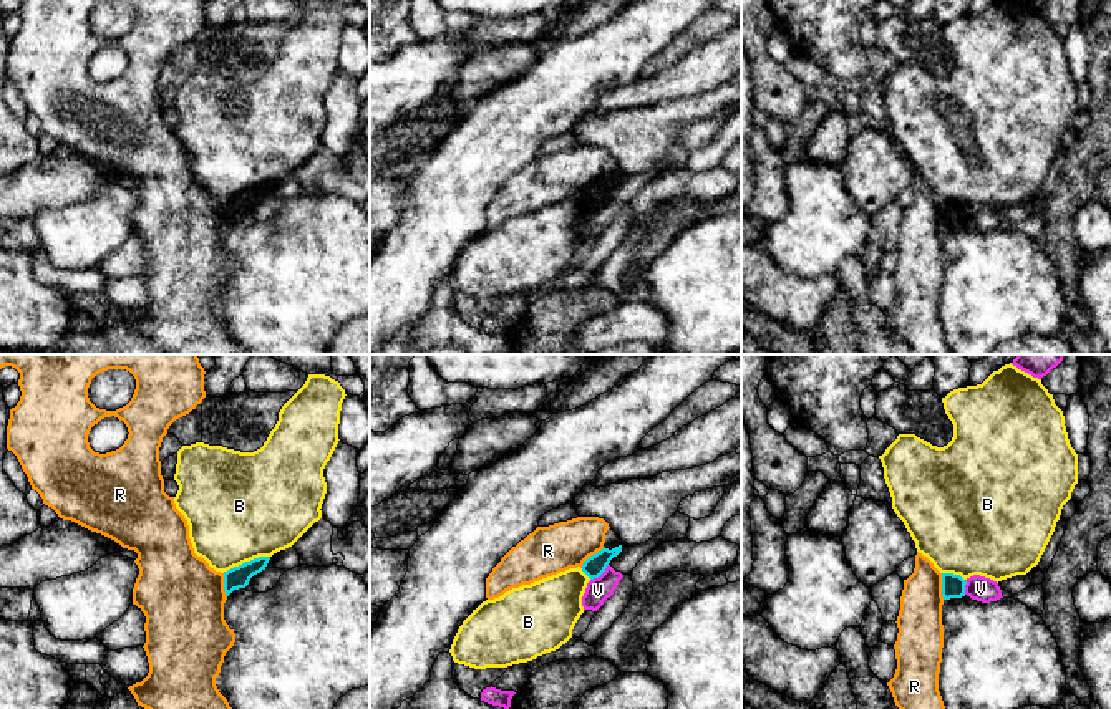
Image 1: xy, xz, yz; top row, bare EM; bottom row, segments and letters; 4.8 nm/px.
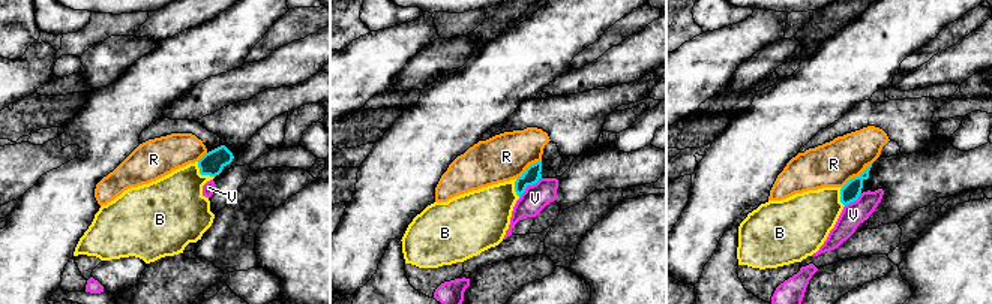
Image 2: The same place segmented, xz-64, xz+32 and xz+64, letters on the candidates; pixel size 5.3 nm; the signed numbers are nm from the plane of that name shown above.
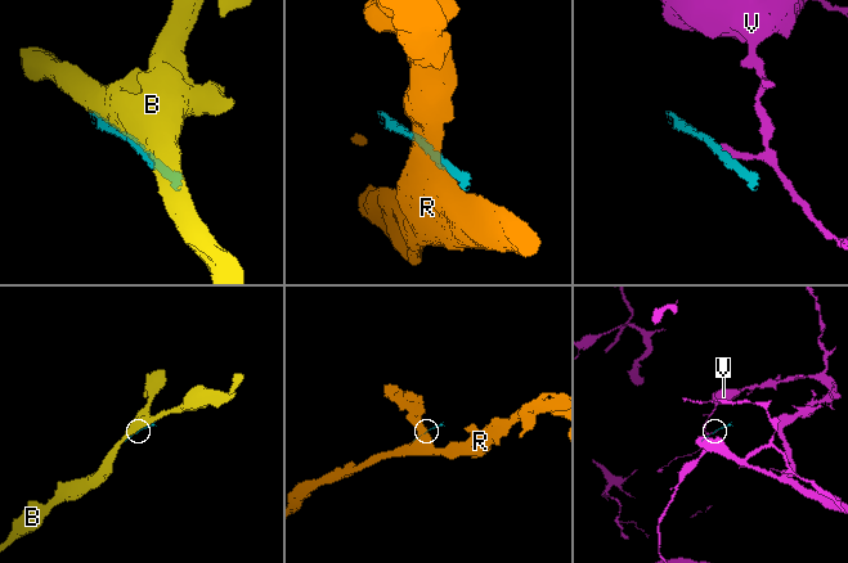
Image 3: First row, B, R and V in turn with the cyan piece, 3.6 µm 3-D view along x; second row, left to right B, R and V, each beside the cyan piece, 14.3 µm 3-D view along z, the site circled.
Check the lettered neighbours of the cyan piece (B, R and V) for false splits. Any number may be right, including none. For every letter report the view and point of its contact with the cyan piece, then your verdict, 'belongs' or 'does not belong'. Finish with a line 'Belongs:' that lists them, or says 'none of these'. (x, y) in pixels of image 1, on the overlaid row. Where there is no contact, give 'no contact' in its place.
B: xy (246, 562) | does not belong
R: xz (592, 555) | does not belong
V: xz (601, 573) | does not belong
Belongs: none of these

